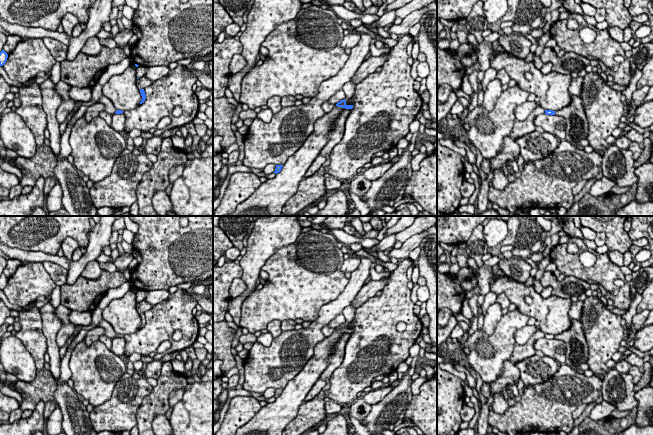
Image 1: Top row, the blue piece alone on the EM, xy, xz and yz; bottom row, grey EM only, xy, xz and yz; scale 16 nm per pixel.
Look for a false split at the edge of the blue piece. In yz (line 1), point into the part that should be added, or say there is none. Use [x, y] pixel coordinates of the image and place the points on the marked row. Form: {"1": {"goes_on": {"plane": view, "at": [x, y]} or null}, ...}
{"1": {"goes_on": null}}

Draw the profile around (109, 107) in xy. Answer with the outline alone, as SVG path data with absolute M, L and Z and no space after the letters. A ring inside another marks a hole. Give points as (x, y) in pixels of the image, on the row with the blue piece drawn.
M104 95L100 97L99 102L105 106L104 111L107 112L108 114L114 115L116 113L117 109L114 107L111 100L109 100Z

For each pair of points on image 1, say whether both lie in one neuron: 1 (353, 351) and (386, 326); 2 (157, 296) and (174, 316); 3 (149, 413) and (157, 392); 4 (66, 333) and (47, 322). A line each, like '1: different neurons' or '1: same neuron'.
1: same neuron
2: different neurons
3: same neuron
4: different neurons

